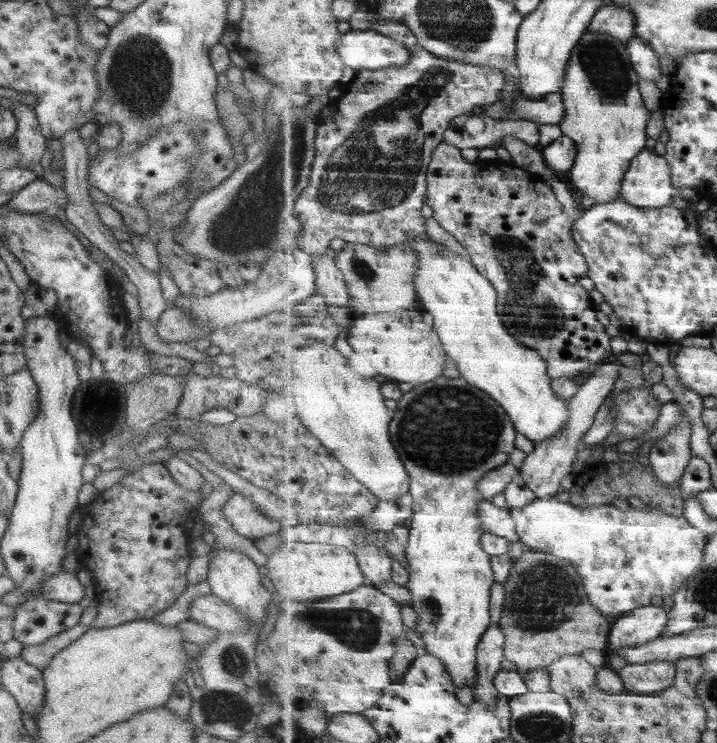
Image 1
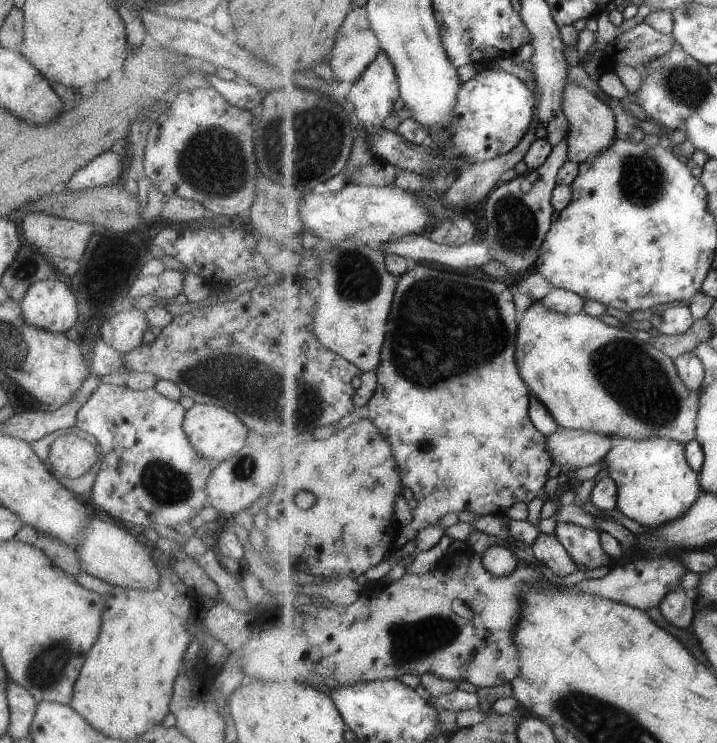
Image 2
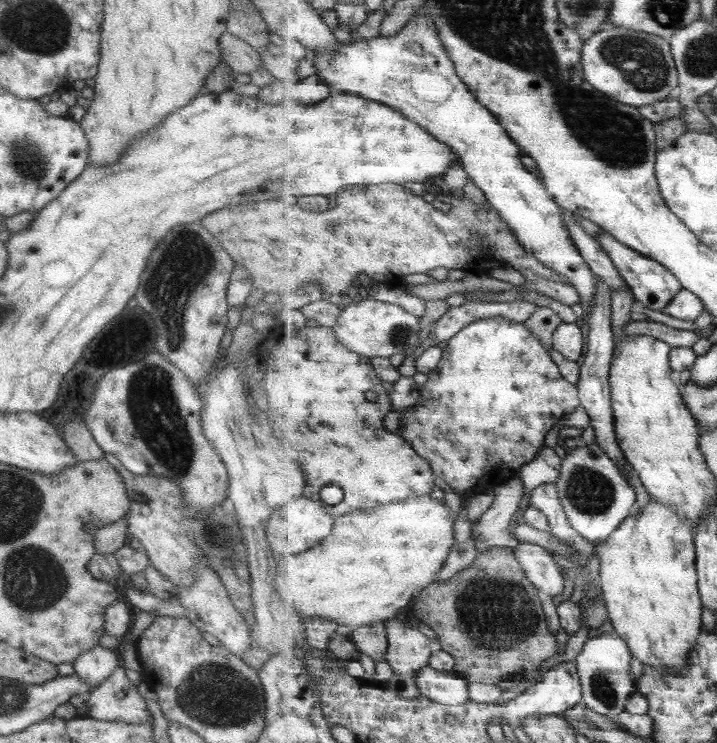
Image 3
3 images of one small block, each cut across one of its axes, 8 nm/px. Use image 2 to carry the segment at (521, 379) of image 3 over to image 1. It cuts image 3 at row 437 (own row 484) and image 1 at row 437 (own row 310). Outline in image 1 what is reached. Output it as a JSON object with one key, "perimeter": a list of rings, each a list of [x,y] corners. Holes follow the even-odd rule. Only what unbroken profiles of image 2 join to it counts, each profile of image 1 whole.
{"perimeter":[[[441,375],[431,382],[424,382],[415,386],[411,392],[407,392],[403,398],[399,399],[399,404],[393,413],[390,422],[391,440],[394,442],[395,450],[398,450],[399,456],[402,458],[403,464],[406,466],[411,477],[410,500],[412,501],[413,520],[410,525],[411,536],[408,540],[406,548],[406,558],[410,565],[410,580],[406,584],[409,592],[413,594],[412,606],[419,613],[417,635],[423,640],[426,646],[426,652],[439,658],[445,668],[450,672],[454,683],[460,688],[473,689],[476,694],[476,676],[477,676],[477,652],[479,652],[479,643],[483,635],[492,625],[492,616],[490,613],[491,589],[496,584],[494,576],[494,566],[492,565],[492,556],[483,550],[481,538],[484,536],[484,528],[481,518],[479,518],[480,504],[484,501],[484,494],[480,491],[480,482],[483,477],[491,470],[506,465],[509,462],[511,452],[515,450],[515,438],[517,438],[517,430],[512,418],[508,412],[492,397],[487,391],[479,390],[471,384],[467,384],[467,379],[463,378],[447,378]]]}

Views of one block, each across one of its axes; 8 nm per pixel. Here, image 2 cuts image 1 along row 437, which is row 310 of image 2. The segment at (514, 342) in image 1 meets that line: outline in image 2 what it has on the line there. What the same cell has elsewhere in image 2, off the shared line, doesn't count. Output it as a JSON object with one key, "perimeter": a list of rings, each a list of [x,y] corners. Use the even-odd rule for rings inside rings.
{"perimeter":[[[535,301],[523,314],[519,321],[517,337],[517,366],[523,377],[523,380],[530,387],[530,392],[535,394],[545,406],[551,411],[555,420],[564,428],[588,430],[591,432],[601,432],[601,434],[611,434],[618,440],[622,438],[634,438],[635,440],[645,440],[645,438],[667,438],[667,440],[675,440],[681,444],[687,444],[691,440],[697,438],[697,421],[699,418],[699,409],[701,398],[699,398],[699,389],[689,390],[687,384],[683,382],[683,378],[679,376],[678,367],[674,358],[665,354],[662,350],[655,348],[649,341],[641,341],[635,338],[631,332],[623,330],[616,326],[609,326],[587,313],[579,313],[576,315],[559,314],[549,310],[543,301]]]}

